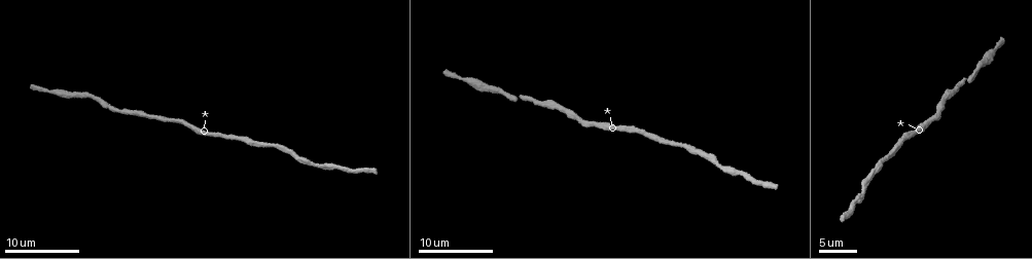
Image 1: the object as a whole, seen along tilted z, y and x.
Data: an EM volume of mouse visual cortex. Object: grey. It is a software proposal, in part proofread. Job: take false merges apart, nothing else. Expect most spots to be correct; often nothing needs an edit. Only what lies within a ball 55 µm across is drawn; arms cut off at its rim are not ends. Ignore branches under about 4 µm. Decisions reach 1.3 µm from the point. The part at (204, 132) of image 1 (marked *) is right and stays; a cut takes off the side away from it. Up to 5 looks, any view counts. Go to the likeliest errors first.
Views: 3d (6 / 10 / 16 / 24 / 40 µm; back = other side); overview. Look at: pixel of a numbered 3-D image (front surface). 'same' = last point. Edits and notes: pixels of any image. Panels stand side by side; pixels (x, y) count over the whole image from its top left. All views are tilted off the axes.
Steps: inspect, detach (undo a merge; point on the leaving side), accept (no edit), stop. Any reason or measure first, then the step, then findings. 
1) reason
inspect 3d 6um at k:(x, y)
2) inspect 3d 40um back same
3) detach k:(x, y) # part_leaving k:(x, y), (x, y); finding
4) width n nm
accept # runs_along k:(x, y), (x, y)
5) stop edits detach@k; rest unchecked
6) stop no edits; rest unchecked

thick turns thin
inspect 3d 10um at 1:(686, 146)

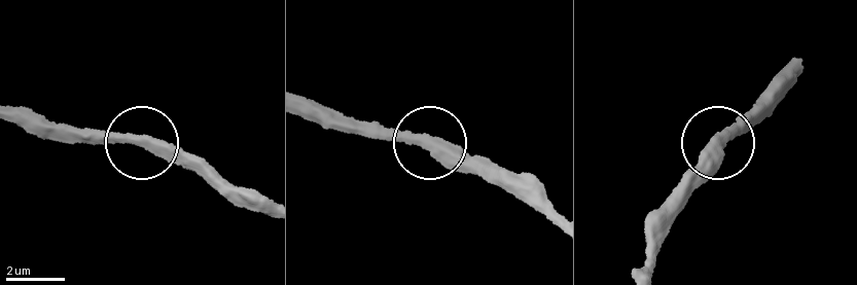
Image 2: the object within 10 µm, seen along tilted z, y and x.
accept # runs_along 2:(20, 123), (98, 145), (140, 140), (203, 157); continuous, no second cell

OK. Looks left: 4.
narrows sharply
inspect 3d 10um at 1:(314, 164)

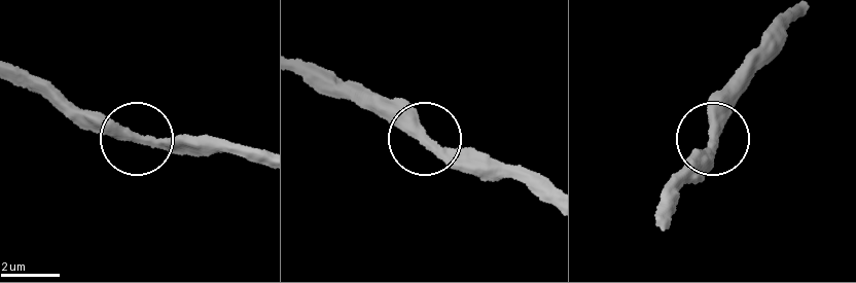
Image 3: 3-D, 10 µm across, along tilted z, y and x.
inspect 3d 6um at 3:(138, 138)

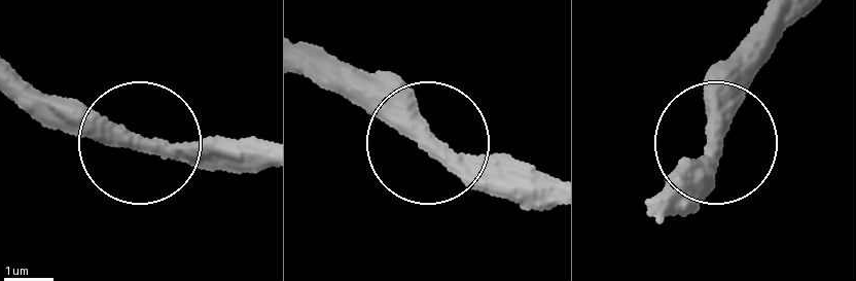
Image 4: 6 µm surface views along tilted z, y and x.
accept # one cell here

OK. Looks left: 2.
thick turns thin
inspect 3d 6um at 1:(540, 103)

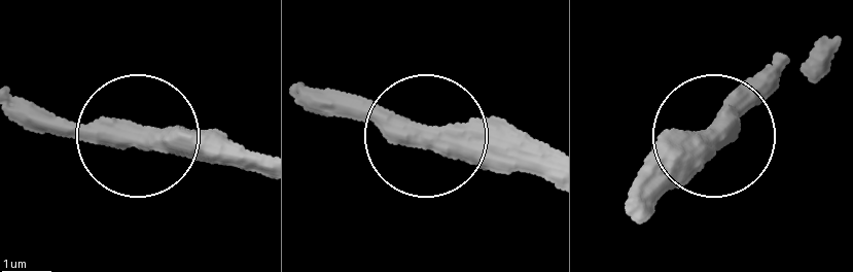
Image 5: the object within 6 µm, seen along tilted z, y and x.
inspect 3d 6um back at 5:(140, 139)

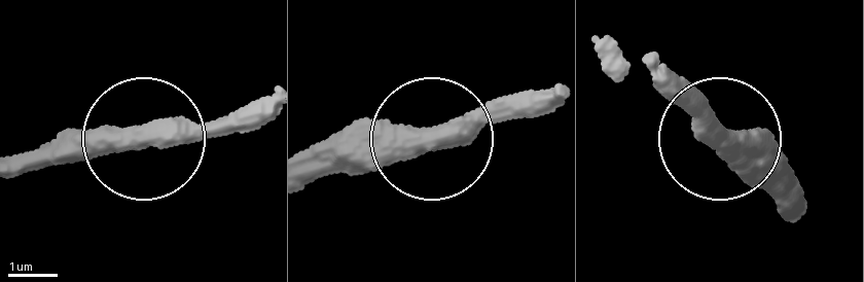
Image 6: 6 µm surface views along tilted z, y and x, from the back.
accept # runs_along 6:(22, 162), (267, 112); one cell here

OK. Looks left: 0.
stop no edits; rest unchecked

